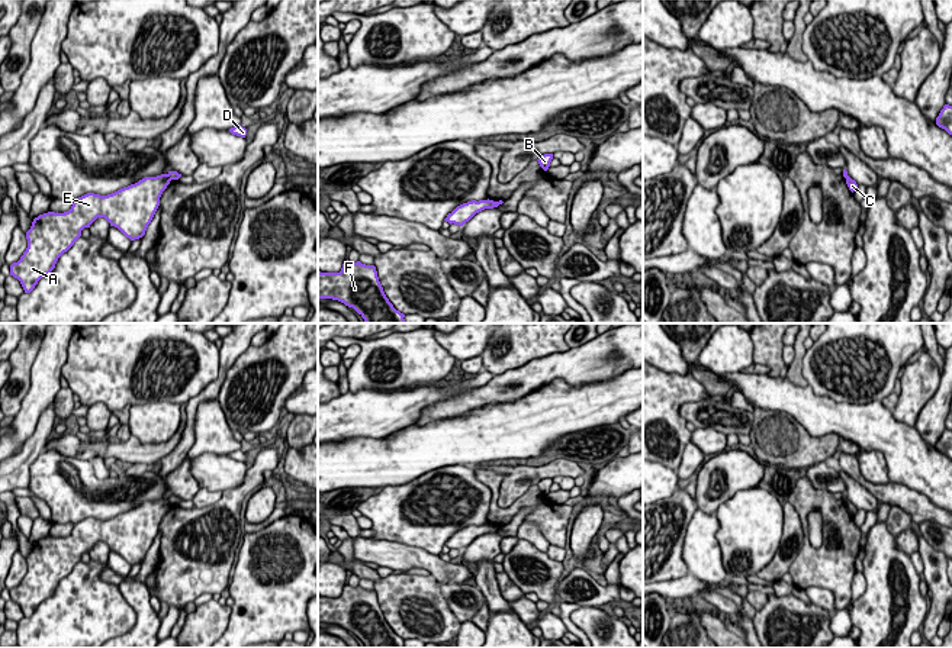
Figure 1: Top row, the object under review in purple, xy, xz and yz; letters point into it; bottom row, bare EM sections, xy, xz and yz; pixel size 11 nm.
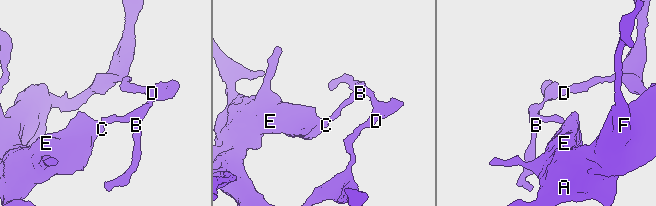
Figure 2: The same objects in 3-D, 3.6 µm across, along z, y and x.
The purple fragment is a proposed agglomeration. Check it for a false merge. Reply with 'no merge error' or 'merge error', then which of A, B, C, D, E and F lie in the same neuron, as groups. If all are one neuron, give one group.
merge error; A C E F / B D

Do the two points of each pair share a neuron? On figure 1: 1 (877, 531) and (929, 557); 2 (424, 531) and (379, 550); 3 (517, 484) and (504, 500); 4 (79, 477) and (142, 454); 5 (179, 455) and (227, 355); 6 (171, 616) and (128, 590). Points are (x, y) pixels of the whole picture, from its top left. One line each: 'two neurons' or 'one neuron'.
1: two neurons
2: two neurons
3: one neuron
4: two neurons
5: one neuron
6: two neurons

